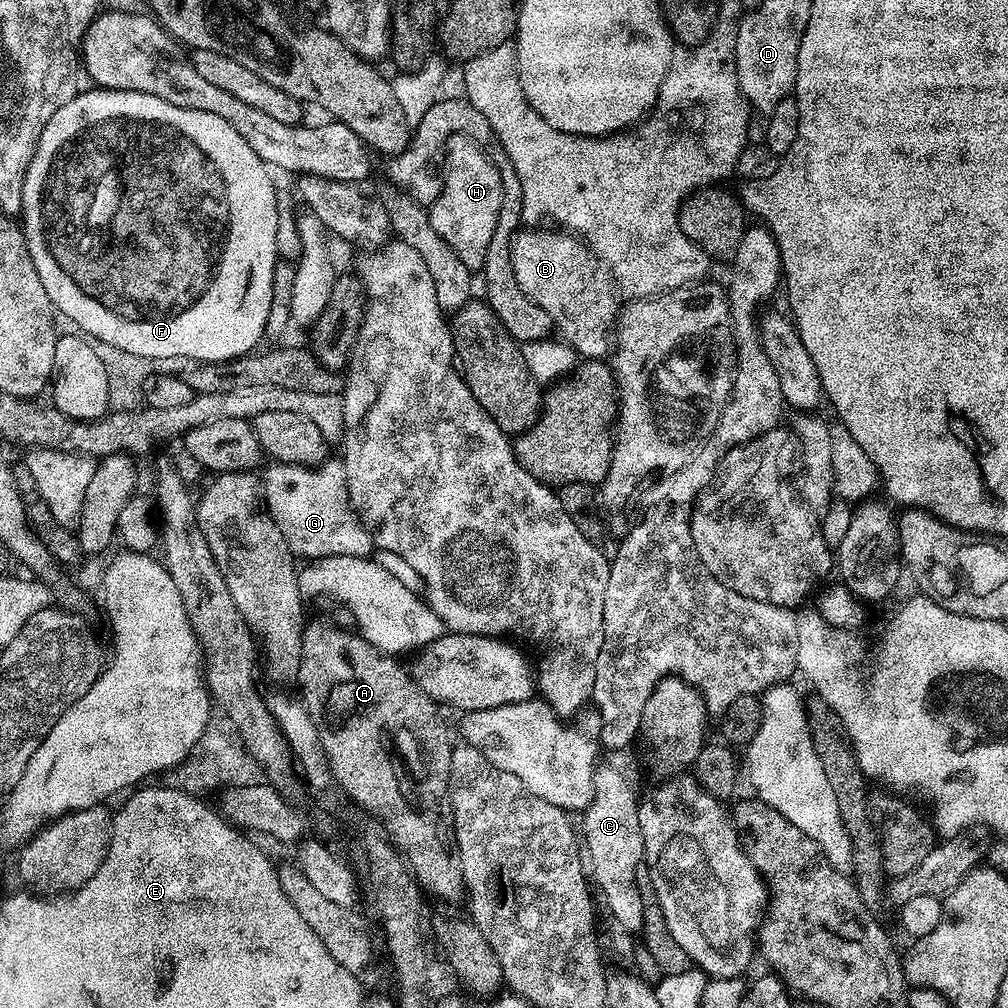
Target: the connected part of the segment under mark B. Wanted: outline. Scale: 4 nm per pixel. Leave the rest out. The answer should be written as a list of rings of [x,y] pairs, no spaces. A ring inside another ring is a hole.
[[[528,226],[512,237],[510,262],[514,262],[514,278],[518,278],[522,294],[526,294],[526,298],[546,310],[553,325],[558,330],[560,328],[561,337],[573,347],[577,355],[587,359],[607,357],[610,352],[610,337],[618,319],[617,286],[611,275],[599,276],[596,273],[597,256],[579,235],[568,230],[560,231],[562,232],[543,232],[540,226]]]

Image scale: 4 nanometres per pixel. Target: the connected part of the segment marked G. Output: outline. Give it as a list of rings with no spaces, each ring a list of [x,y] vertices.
[[[329,461],[319,470],[303,464],[272,462],[264,472],[264,480],[262,476],[262,500],[297,557],[308,560],[321,560],[324,556],[364,558],[373,551],[372,535],[365,530],[348,500],[346,470],[339,461]]]

